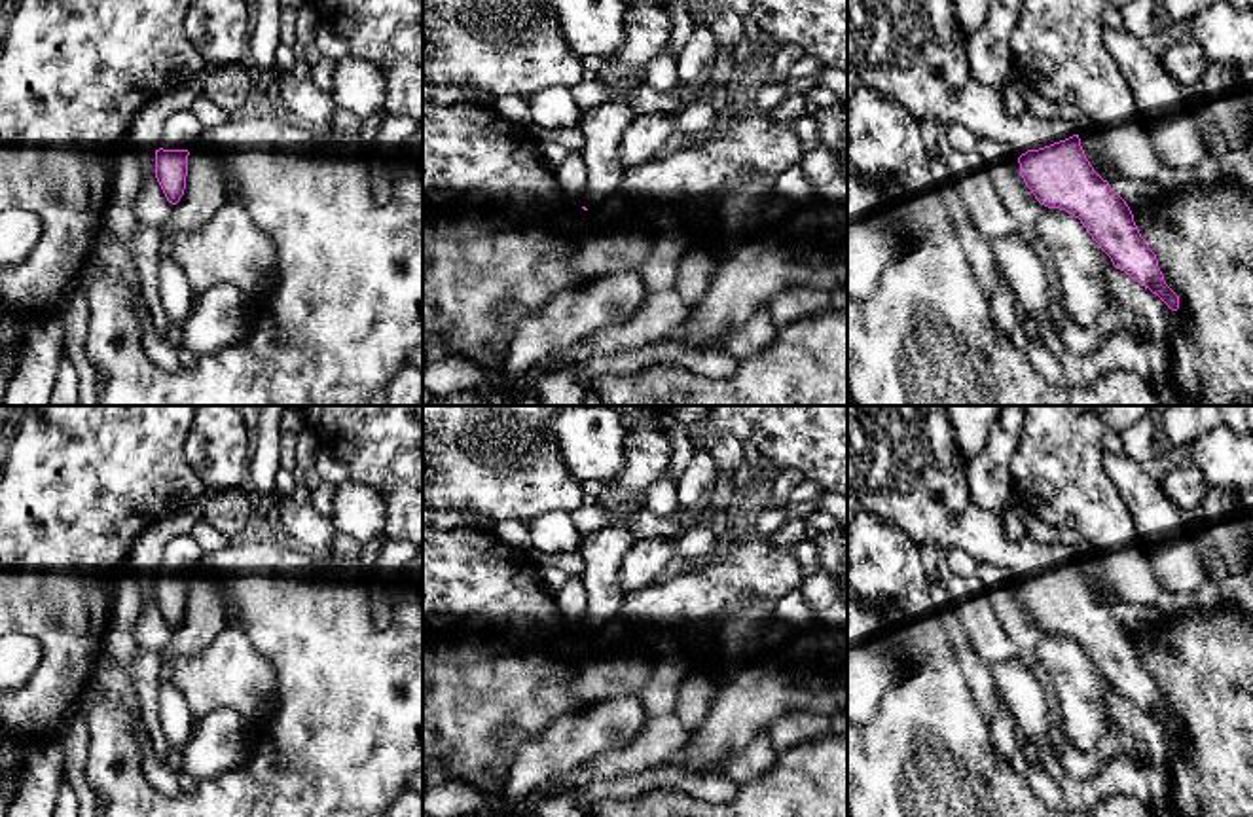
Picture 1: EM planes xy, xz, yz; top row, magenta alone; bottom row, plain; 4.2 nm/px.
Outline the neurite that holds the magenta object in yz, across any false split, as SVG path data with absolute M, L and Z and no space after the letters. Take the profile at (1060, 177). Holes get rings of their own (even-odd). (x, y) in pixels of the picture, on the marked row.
M847 0L847 131L849 131L849 102L851 97L857 89L866 87L872 89L880 95L885 95L891 100L900 102L916 119L933 119L938 125L961 125L965 129L969 129L971 133L974 133L978 138L988 138L988 140L995 140L1001 144L1007 144L1012 148L1014 155L1018 157L1020 163L1020 174L1026 182L1026 186L1031 190L1031 193L1035 195L1035 199L1048 207L1048 209L1060 209L1065 210L1069 214L1073 214L1075 218L1080 220L1080 224L1086 227L1086 231L1092 235L1092 239L1099 245L1099 248L1111 258L1113 265L1120 271L1124 271L1126 275L1130 275L1132 279L1135 279L1141 286L1149 288L1153 294L1156 294L1171 311L1179 309L1179 296L1166 284L1164 275L1158 267L1158 260L1156 254L1149 248L1147 241L1141 237L1135 222L1134 222L1134 214L1130 210L1130 207L1126 205L1126 201L1109 186L1107 180L1103 180L1094 167L1090 165L1090 161L1084 155L1084 150L1080 146L1080 138L1079 138L1079 131L1071 121L1065 121L1062 118L1044 121L1044 119L1037 119L1031 114L1027 114L1026 110L1020 112L1018 116L1010 116L1005 108L1005 100L1003 95L995 89L990 89L982 83L978 83L969 68L969 34L959 27L955 13L953 13L953 4L952 0Z

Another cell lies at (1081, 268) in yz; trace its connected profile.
M1046 209L1033 227L1050 258L1056 288L1071 318L1090 328L1113 307L1109 298L1111 258L1073 214Z

